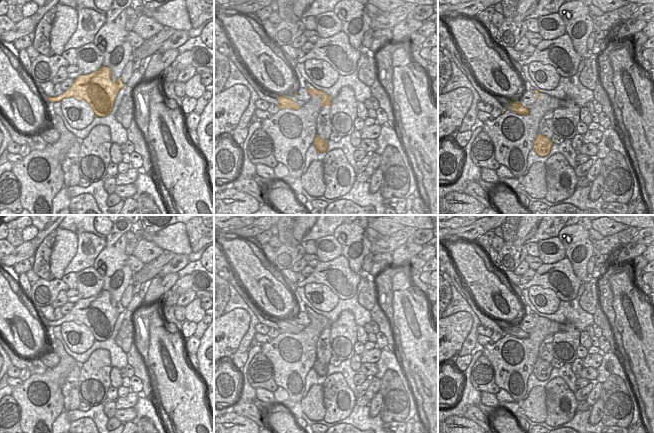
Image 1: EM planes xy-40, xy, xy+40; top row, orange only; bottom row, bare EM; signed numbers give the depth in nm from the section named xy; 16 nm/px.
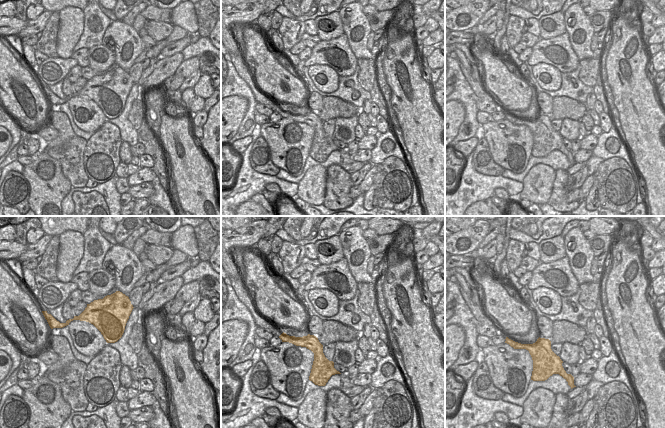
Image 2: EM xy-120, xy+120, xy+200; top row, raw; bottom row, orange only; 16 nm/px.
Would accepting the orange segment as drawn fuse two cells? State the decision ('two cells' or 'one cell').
two cells

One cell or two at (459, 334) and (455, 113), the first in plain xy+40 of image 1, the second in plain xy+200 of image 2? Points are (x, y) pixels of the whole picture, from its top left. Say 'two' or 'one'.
one

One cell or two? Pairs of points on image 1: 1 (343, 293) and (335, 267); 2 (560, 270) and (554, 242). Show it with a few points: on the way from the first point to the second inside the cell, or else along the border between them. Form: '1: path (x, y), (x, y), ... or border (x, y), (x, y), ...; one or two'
1: path (343, 287), (335, 273); one
2: border (565, 256), (552, 263), (543, 263); two

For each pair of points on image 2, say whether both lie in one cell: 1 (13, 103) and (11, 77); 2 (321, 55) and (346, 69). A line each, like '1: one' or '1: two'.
1: two
2: one

